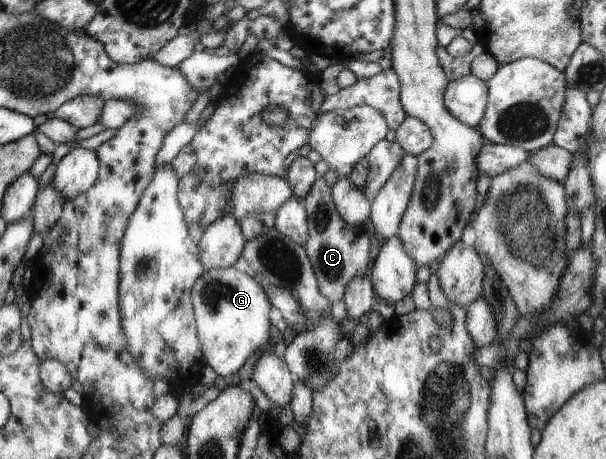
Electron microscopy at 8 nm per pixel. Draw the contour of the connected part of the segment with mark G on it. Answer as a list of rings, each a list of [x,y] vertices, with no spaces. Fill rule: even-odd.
[[[240,265],[204,269],[191,288],[192,310],[196,336],[201,344],[205,365],[216,375],[227,376],[243,365],[245,360],[266,343],[269,307],[265,287]]]

